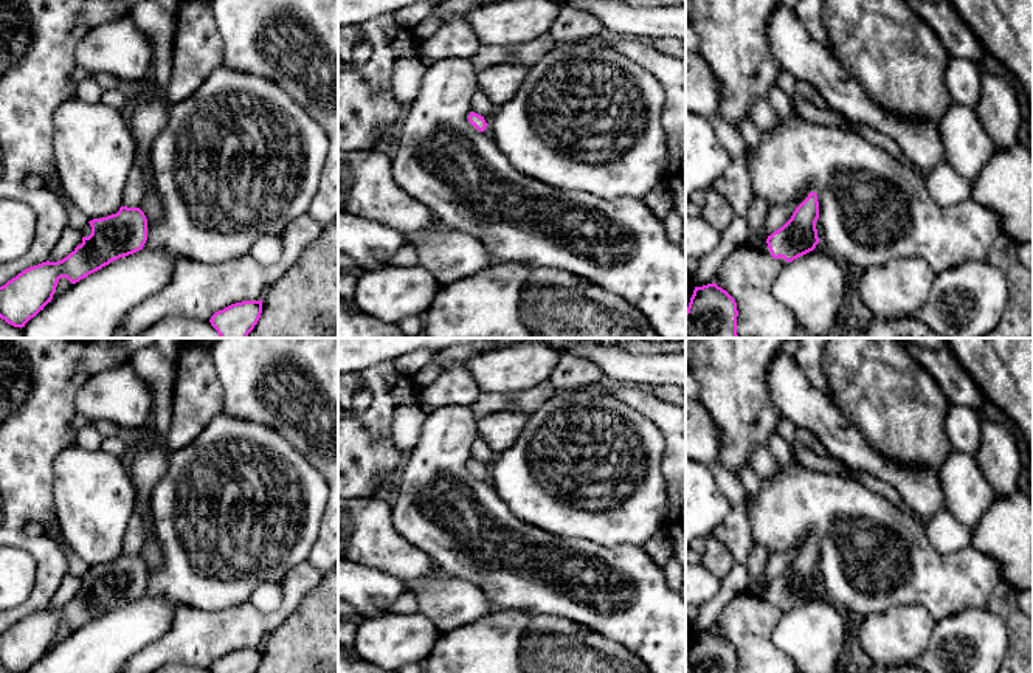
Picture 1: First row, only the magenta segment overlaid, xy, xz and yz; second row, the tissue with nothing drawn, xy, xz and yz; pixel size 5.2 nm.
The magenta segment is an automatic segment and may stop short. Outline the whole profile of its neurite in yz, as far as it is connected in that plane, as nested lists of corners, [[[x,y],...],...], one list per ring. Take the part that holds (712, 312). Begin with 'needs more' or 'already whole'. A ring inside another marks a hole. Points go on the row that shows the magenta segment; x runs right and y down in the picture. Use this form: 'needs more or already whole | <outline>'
already whole | [[[715,282],[695,287],[686,310],[686,338],[738,338],[737,302]]]

